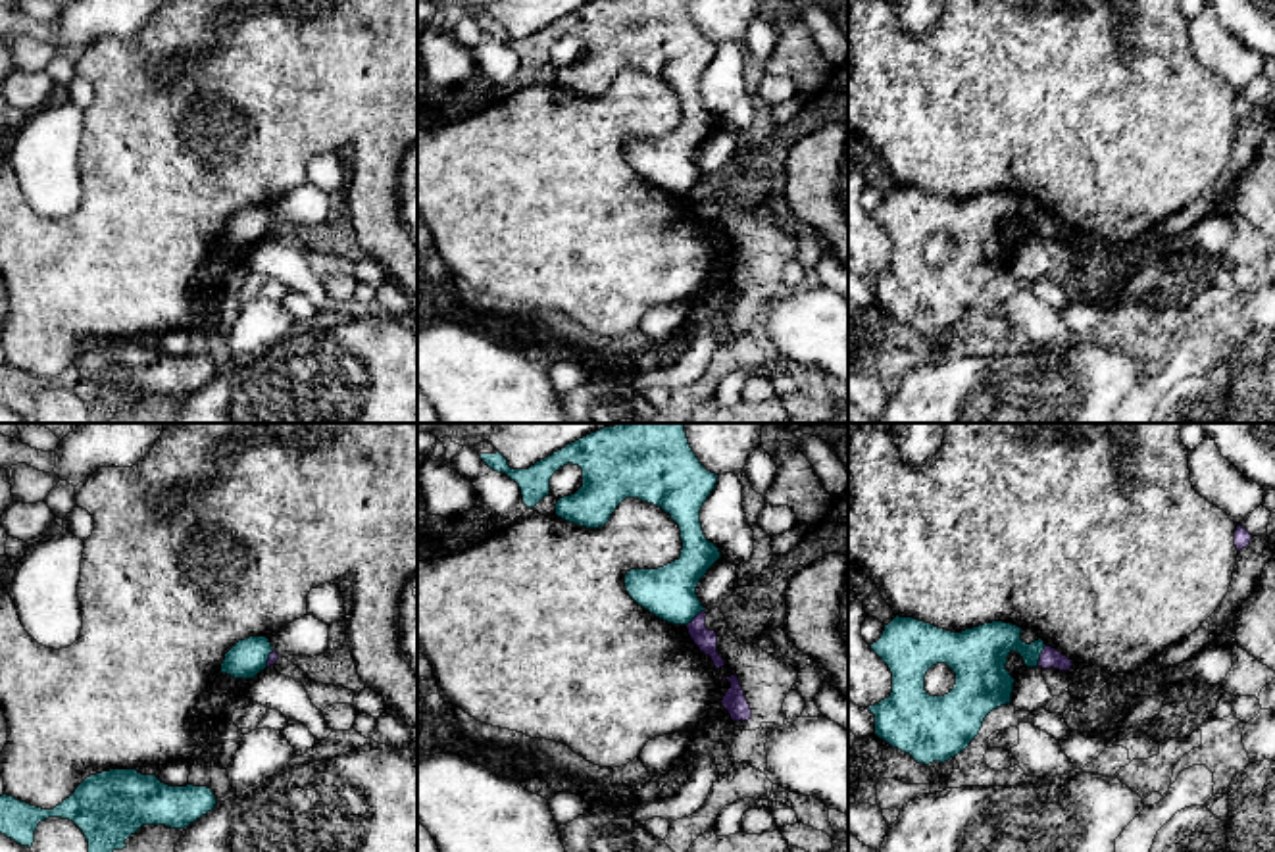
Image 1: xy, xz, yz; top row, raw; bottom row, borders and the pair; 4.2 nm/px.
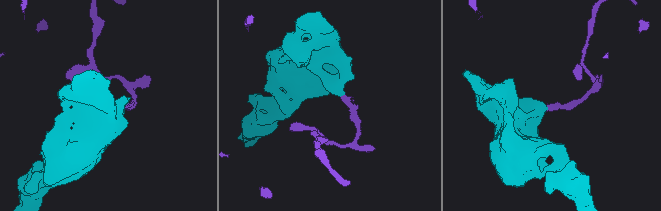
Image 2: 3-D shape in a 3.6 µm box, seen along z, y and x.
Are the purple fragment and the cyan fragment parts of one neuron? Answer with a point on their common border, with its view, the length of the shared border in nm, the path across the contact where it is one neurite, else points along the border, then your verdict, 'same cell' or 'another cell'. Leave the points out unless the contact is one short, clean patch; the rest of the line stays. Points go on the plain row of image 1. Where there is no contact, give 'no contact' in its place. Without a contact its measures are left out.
meets purple in yz at (1041, 225); contact 100 nm long; border along yz (1045, 214), (1037, 235); another cell

